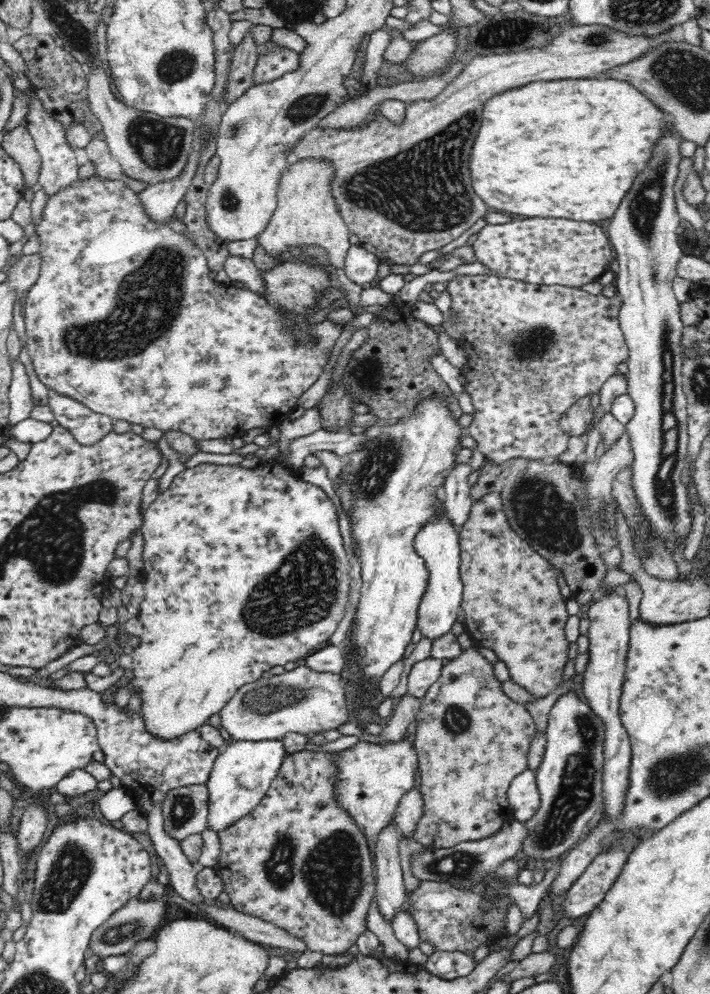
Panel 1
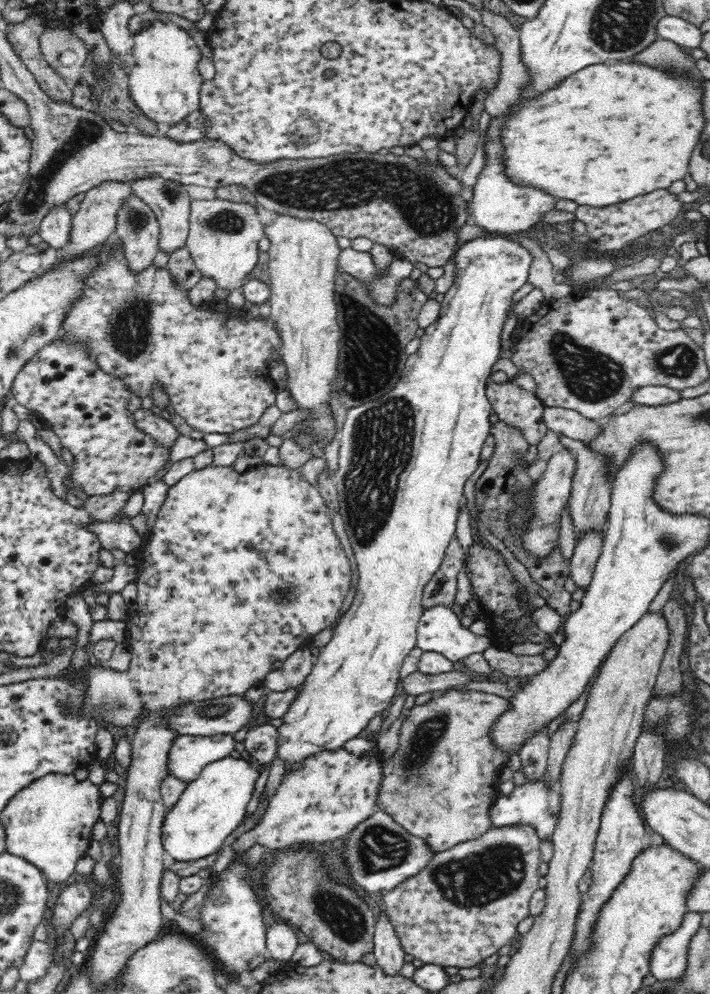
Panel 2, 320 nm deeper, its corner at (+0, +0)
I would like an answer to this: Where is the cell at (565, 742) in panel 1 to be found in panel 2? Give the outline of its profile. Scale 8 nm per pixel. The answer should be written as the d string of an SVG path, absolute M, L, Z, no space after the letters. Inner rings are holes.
M546 781L524 783L517 786L508 795L499 795L489 810L490 823L496 830L499 828L512 828L516 825L532 825L542 842L553 839L553 832L558 822L558 810L560 810L560 795L558 795L558 784L556 788L548 789Z

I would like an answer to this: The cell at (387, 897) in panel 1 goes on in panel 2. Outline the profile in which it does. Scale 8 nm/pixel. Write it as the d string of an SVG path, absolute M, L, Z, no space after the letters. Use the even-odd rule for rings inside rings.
M384 912L380 914L375 924L373 954L376 957L377 965L388 976L398 975L405 964L406 952L394 931L394 925L386 919Z

